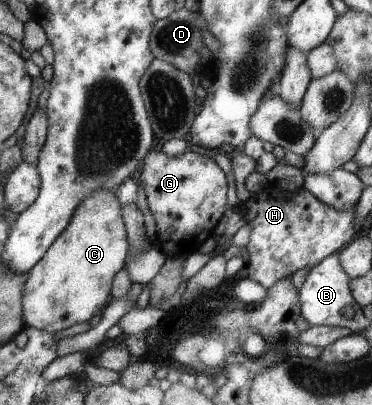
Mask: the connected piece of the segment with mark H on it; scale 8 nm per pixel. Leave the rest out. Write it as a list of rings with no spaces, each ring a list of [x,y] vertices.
[[[269,184],[262,192],[251,193],[241,206],[252,230],[246,246],[250,256],[245,265],[248,268],[247,278],[268,290],[276,282],[302,270],[302,267],[322,263],[324,258],[340,250],[356,234],[356,206],[338,212],[303,186],[290,192]]]

